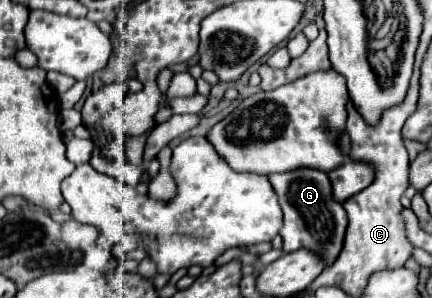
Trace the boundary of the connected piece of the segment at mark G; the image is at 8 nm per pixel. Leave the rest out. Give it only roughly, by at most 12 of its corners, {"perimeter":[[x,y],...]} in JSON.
{"perimeter":[[328,174],[268,178],[284,212],[284,252],[312,250],[328,268],[346,210]]}

